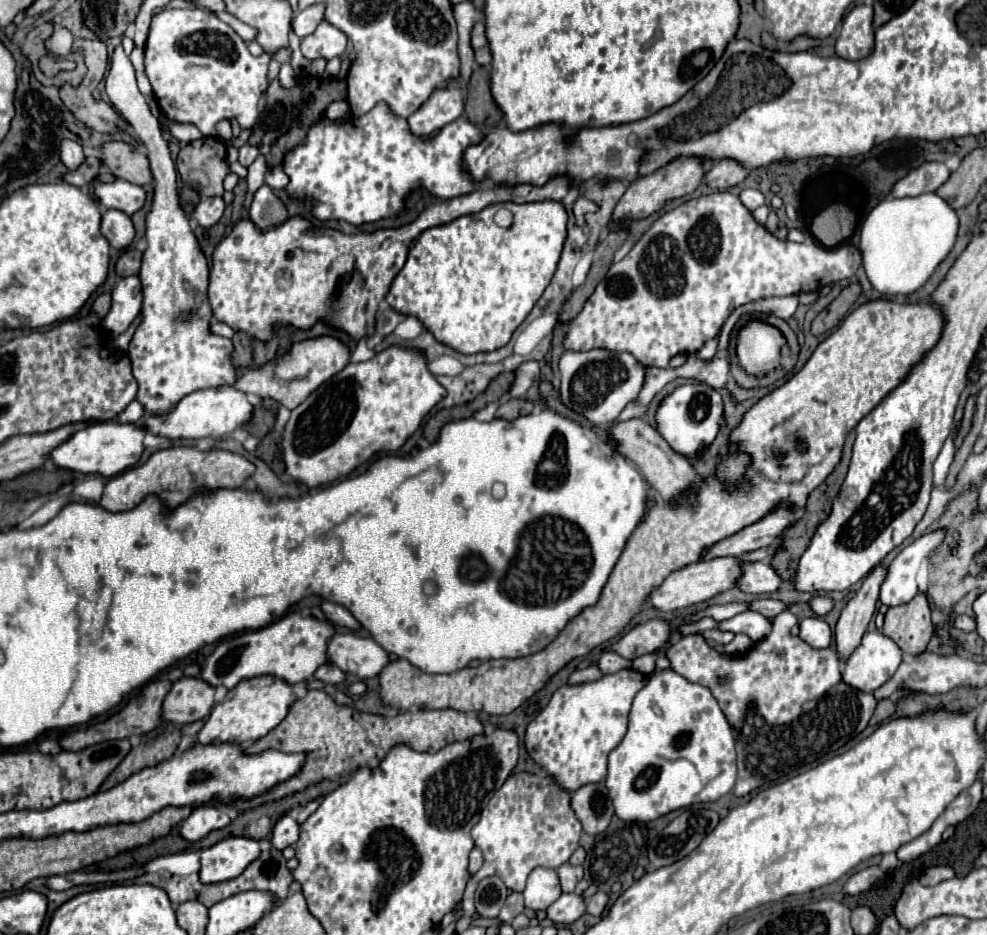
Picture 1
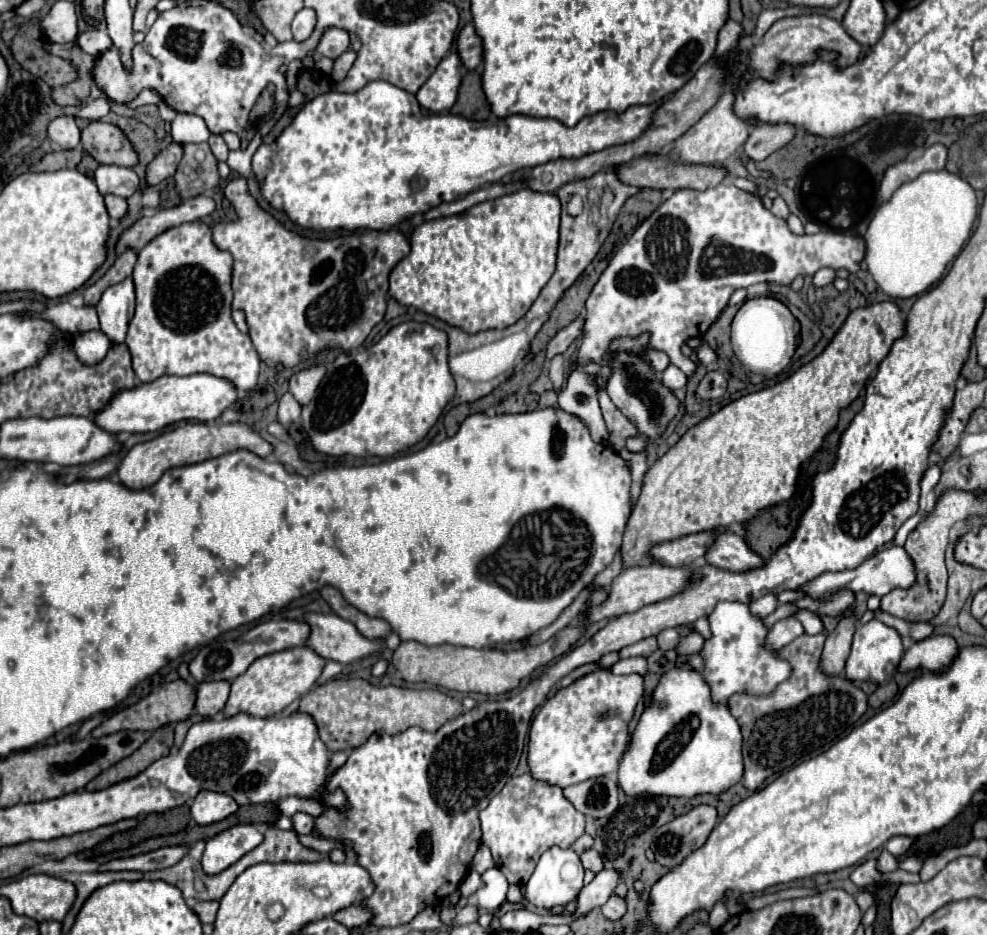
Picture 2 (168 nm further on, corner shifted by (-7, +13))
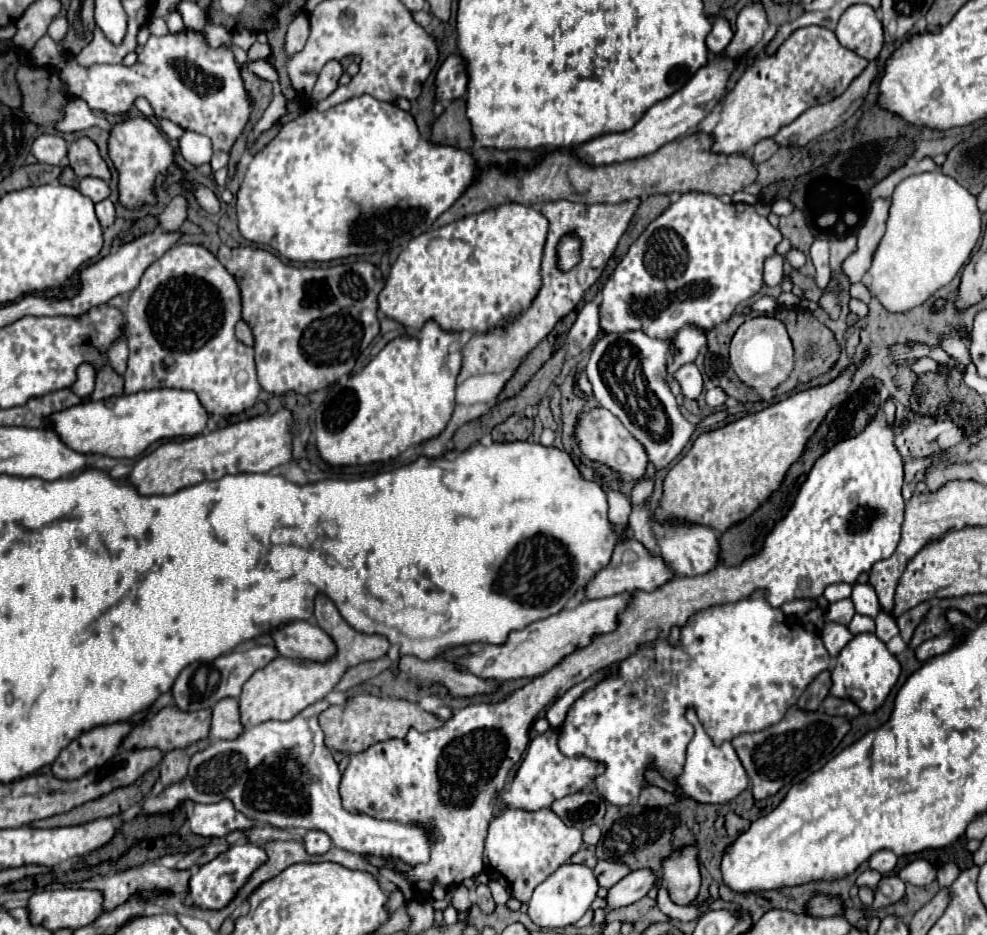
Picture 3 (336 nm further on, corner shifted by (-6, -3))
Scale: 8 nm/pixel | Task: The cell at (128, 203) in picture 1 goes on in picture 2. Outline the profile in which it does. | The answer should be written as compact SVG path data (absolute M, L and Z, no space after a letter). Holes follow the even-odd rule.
M98 166L94 172L94 180L100 194L116 194L120 198L130 198L140 186L140 178L136 176L136 172L122 166Z

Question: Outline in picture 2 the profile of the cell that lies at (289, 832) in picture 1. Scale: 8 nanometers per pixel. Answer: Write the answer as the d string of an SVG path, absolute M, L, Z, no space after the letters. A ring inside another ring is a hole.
M304 812L294 814L292 824L298 834L312 834L314 832L314 818L310 814L304 814Z

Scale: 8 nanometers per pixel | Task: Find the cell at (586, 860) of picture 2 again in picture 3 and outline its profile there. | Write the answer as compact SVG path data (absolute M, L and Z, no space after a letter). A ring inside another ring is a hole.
M599 860L597 866L593 868L599 886L603 888L611 888L613 884L617 884L623 876L629 874L629 868L623 868L623 864L611 864L605 860Z

